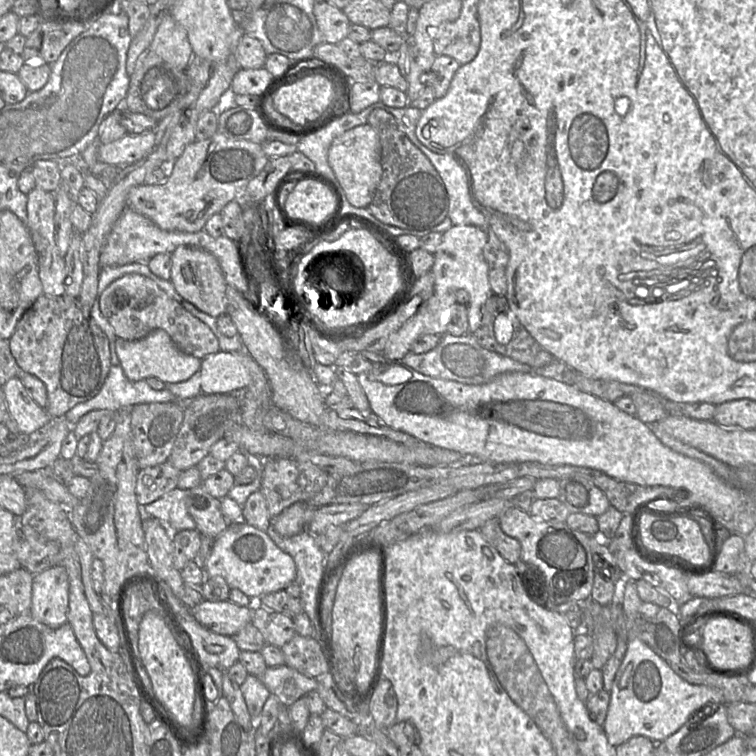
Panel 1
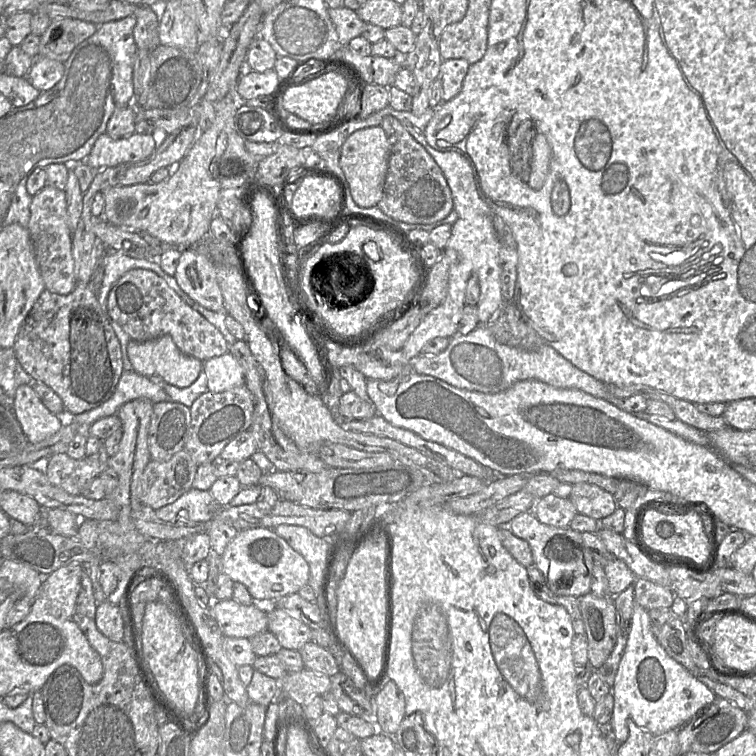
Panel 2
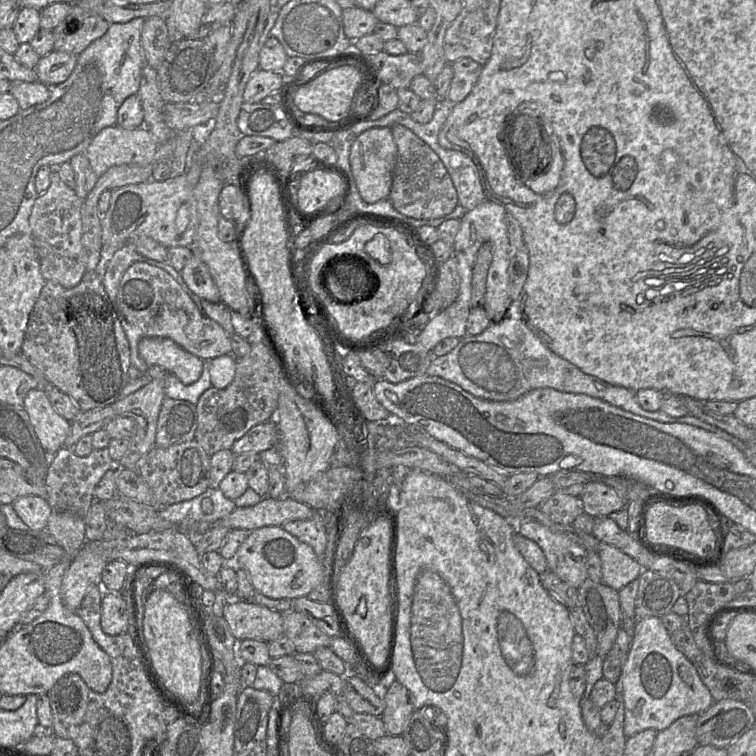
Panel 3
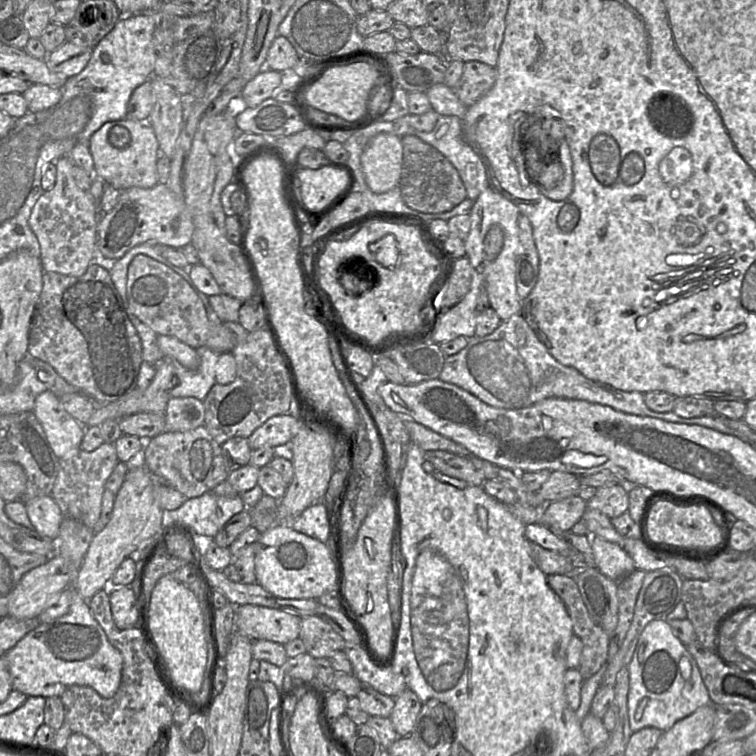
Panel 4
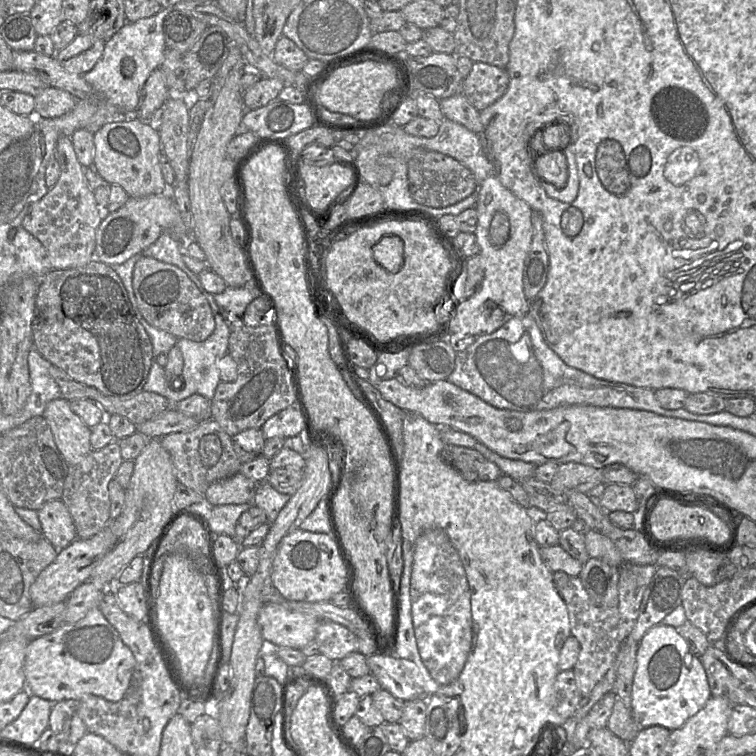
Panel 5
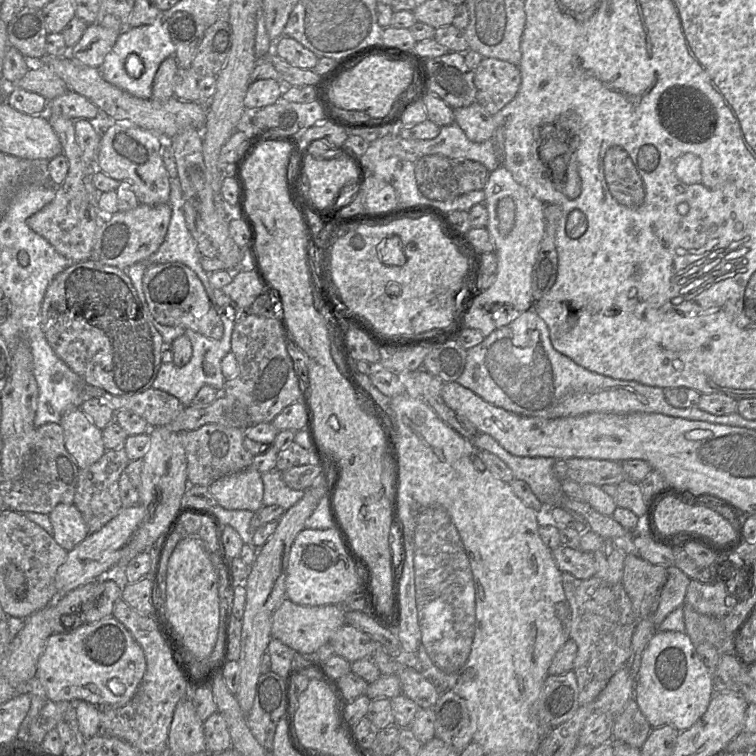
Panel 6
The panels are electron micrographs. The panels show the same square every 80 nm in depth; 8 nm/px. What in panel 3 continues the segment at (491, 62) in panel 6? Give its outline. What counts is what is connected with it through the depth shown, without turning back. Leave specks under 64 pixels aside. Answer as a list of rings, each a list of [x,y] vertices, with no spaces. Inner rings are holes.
[[[461,58],[451,63],[453,78],[447,94],[447,100],[452,105],[464,100],[476,84],[482,65],[471,58]]]

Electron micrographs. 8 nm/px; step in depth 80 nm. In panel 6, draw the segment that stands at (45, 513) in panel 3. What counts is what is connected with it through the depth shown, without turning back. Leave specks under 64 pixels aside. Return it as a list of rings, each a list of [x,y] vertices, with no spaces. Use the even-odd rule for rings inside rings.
[[[58,504],[48,517],[53,527],[51,536],[67,552],[90,534],[81,513],[74,505]]]

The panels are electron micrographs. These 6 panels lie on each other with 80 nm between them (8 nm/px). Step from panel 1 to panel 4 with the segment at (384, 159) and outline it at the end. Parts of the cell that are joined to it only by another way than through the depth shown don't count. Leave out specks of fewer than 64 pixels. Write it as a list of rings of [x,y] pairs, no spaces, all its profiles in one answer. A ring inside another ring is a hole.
[[[412,135],[402,137],[401,143],[403,163],[398,185],[409,208],[425,214],[438,214],[470,200],[457,170],[441,152]]]

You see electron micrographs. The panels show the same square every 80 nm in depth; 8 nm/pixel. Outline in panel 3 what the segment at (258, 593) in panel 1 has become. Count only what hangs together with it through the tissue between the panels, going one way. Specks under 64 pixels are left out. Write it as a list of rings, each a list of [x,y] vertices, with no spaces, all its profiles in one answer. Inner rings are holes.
[[[267,526],[250,531],[248,537],[238,548],[231,561],[233,567],[243,568],[249,575],[256,592],[272,599],[295,599],[307,596],[312,590],[325,582],[324,570],[313,549],[300,542],[282,527]]]

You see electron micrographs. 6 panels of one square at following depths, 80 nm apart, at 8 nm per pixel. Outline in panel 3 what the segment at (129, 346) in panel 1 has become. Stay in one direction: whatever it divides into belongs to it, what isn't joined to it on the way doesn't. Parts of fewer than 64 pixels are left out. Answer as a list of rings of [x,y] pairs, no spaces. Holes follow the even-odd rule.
[[[144,337],[138,344],[140,357],[148,366],[160,366],[183,384],[192,384],[202,375],[204,362],[170,338]]]

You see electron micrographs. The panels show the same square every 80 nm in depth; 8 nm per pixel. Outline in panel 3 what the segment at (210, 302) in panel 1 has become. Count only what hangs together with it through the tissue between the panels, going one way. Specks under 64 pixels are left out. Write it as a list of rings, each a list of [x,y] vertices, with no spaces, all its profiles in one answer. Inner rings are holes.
[[[193,255],[180,273],[188,288],[201,299],[212,303],[221,301],[220,292],[210,271],[198,257]]]

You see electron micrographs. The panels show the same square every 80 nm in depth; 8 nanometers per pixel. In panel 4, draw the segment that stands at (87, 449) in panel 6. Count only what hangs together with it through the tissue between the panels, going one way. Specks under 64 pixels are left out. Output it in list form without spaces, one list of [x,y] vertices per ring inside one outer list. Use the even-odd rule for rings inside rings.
[[[40,393],[32,412],[42,425],[48,443],[58,458],[68,458],[81,450],[86,427],[64,409],[54,393]]]

